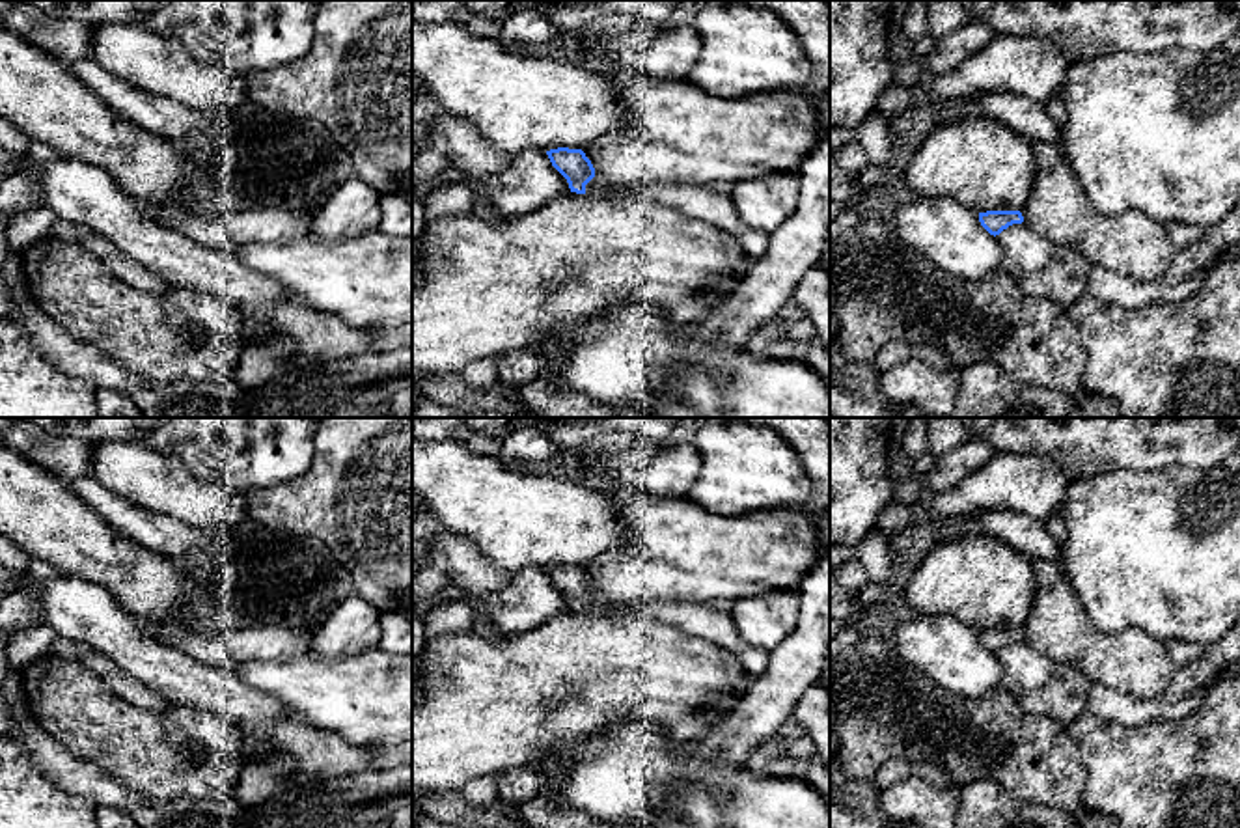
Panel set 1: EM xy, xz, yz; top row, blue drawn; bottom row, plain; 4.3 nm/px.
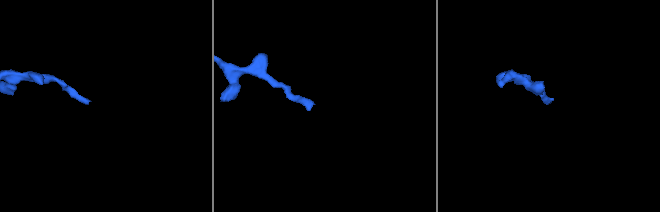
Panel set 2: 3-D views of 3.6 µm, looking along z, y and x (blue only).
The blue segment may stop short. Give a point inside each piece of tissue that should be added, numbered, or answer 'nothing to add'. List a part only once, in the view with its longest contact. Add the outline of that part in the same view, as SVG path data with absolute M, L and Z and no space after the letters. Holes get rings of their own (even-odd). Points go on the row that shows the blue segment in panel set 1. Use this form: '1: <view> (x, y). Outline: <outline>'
1: xz (713, 206). Outline: M595 175L586 185L586 196L647 198L677 211L684 218L701 220L712 229L733 235L751 259L763 257L768 250L770 235L750 228L738 218L727 188L666 181L613 186Z

